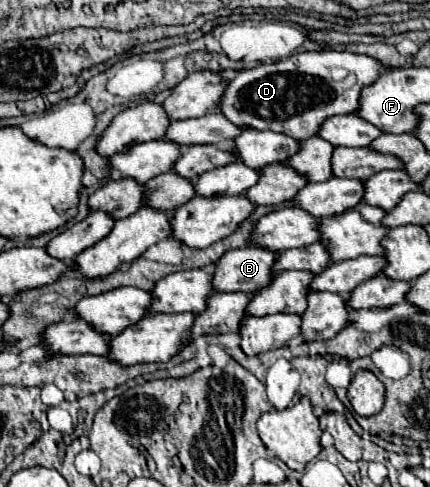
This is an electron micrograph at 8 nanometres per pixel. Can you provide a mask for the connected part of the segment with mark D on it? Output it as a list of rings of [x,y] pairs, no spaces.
[[[321,50],[321,52],[301,52],[293,54],[287,60],[273,62],[273,64],[259,64],[253,70],[241,70],[235,80],[229,82],[227,92],[221,100],[223,114],[243,128],[257,128],[257,130],[273,130],[287,134],[295,140],[307,140],[317,136],[321,124],[335,116],[335,114],[353,114],[359,110],[359,96],[365,86],[371,86],[385,70],[379,60],[363,54],[351,52],[337,52],[337,50]]]

